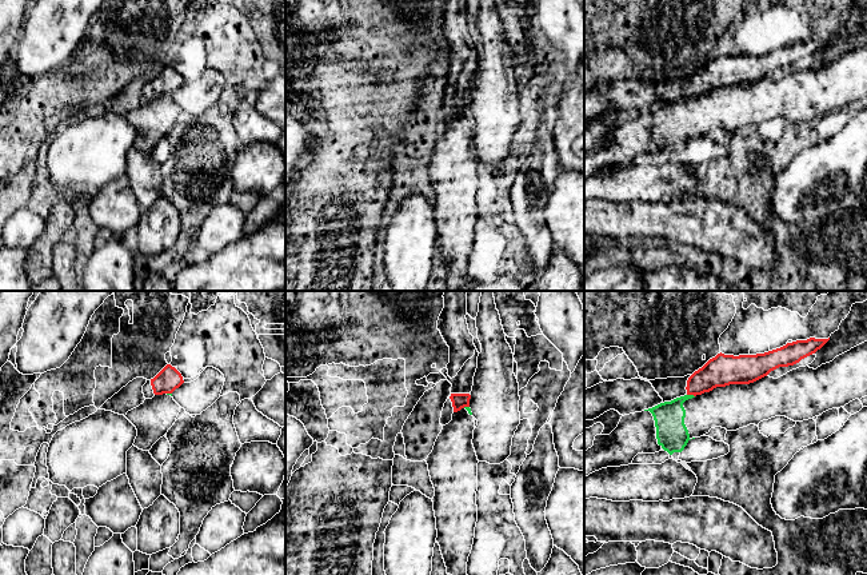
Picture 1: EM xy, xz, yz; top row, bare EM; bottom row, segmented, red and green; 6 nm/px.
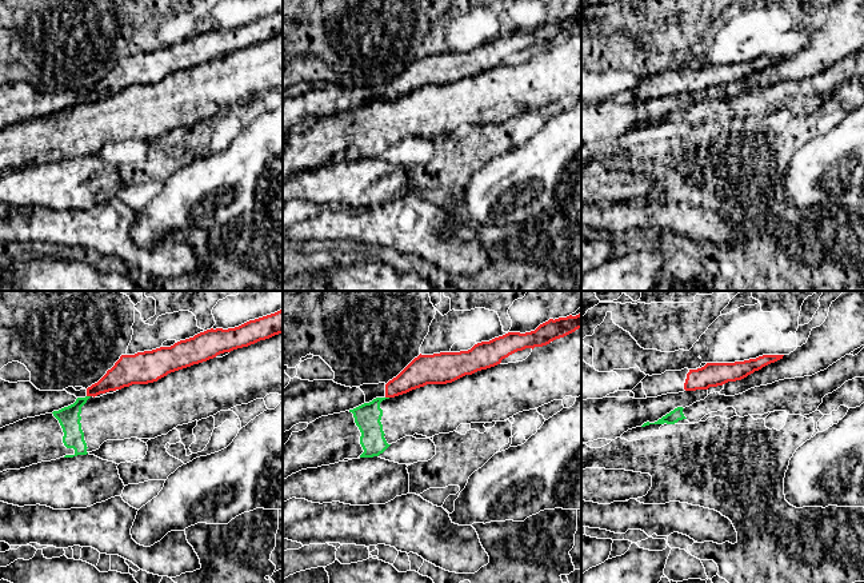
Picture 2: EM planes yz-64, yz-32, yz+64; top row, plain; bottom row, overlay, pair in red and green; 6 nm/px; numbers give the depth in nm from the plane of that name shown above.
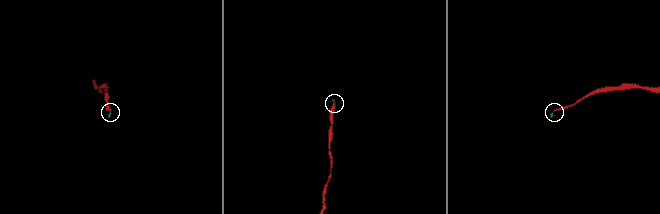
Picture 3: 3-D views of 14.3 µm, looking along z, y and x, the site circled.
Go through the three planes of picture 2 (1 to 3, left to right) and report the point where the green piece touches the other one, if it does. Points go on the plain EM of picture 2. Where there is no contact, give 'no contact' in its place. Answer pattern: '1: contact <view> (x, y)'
1: contact yz-64 (88, 96)
2: contact yz-32 (387, 98)
3: no contact

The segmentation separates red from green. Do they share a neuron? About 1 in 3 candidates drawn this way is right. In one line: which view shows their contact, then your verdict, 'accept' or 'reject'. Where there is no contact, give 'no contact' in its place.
yz | reject

